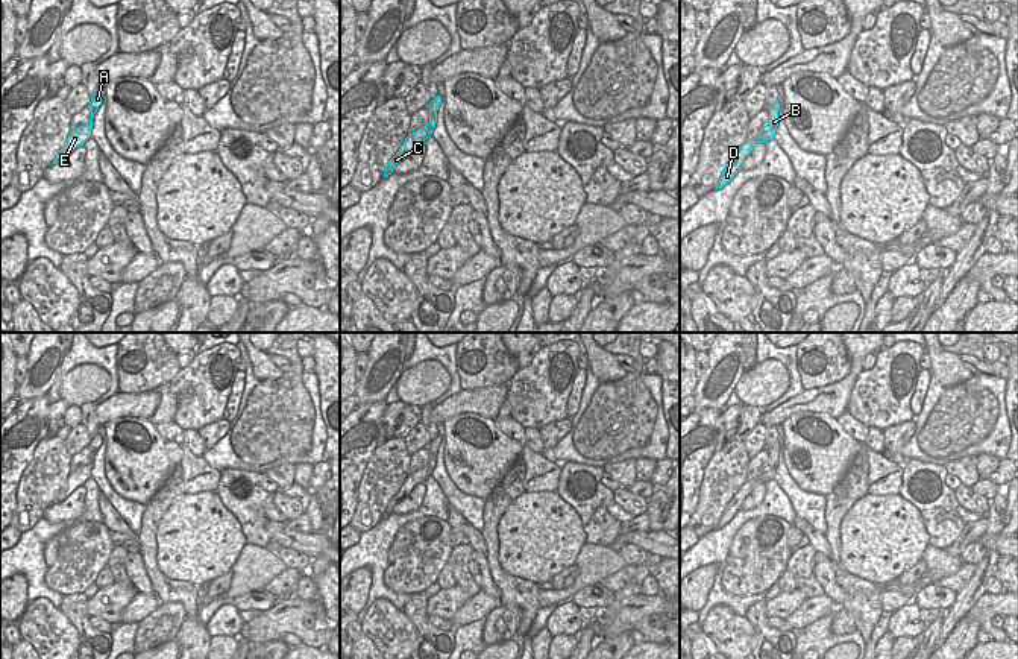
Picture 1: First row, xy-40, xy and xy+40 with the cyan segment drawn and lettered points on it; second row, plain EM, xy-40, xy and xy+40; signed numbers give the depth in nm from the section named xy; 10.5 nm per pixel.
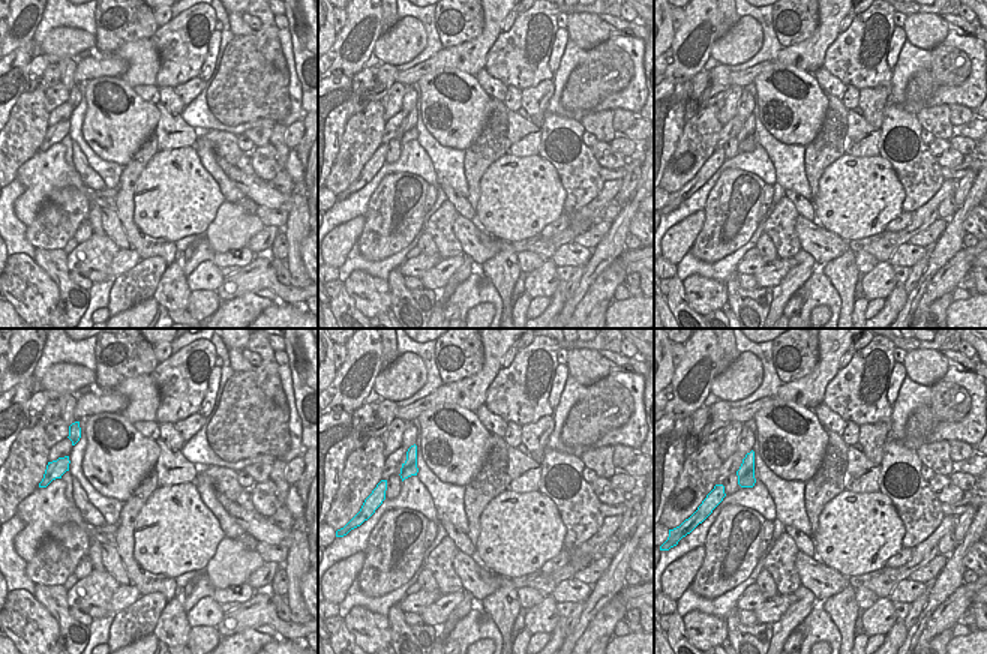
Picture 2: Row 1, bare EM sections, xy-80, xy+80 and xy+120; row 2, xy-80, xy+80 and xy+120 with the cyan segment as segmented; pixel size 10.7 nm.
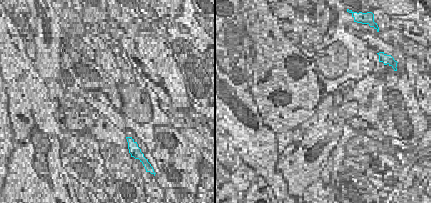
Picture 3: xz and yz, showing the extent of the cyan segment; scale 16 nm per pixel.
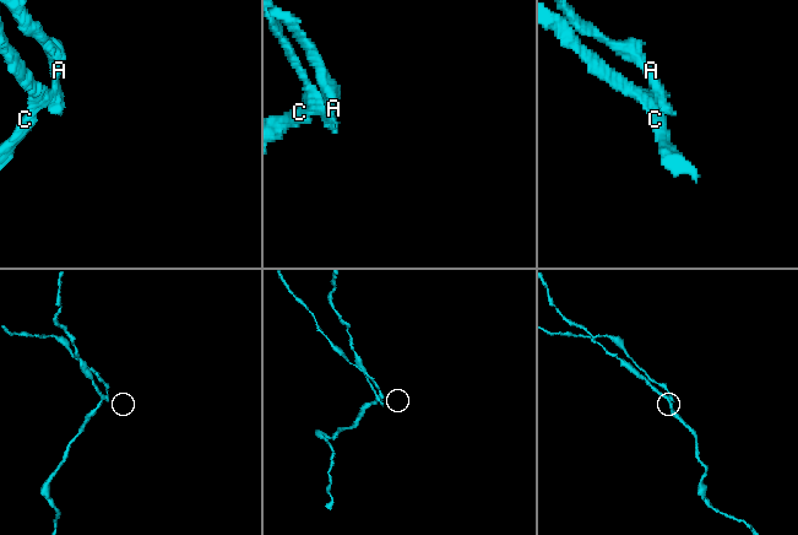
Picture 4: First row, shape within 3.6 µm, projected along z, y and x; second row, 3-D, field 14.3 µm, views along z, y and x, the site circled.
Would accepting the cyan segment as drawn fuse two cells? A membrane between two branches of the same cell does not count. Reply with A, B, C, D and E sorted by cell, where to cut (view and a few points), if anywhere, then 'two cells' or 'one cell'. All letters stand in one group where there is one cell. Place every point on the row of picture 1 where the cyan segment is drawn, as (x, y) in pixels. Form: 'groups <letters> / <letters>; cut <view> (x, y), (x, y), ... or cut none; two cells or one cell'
groups A B / C D E; cut xy (427, 125), (431, 132); two cells

